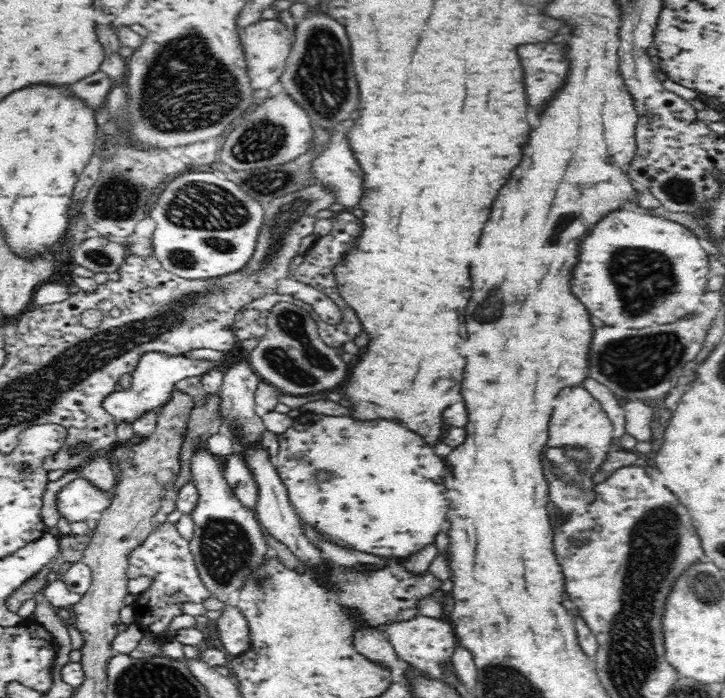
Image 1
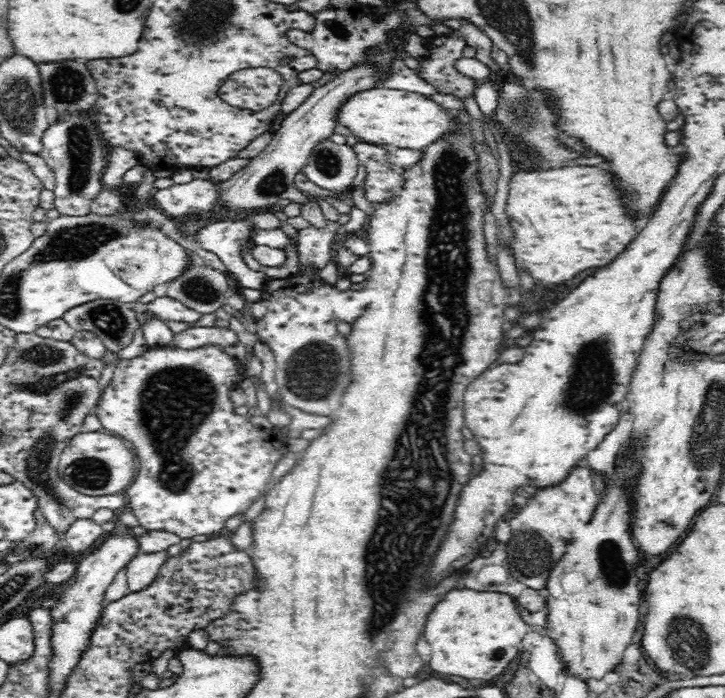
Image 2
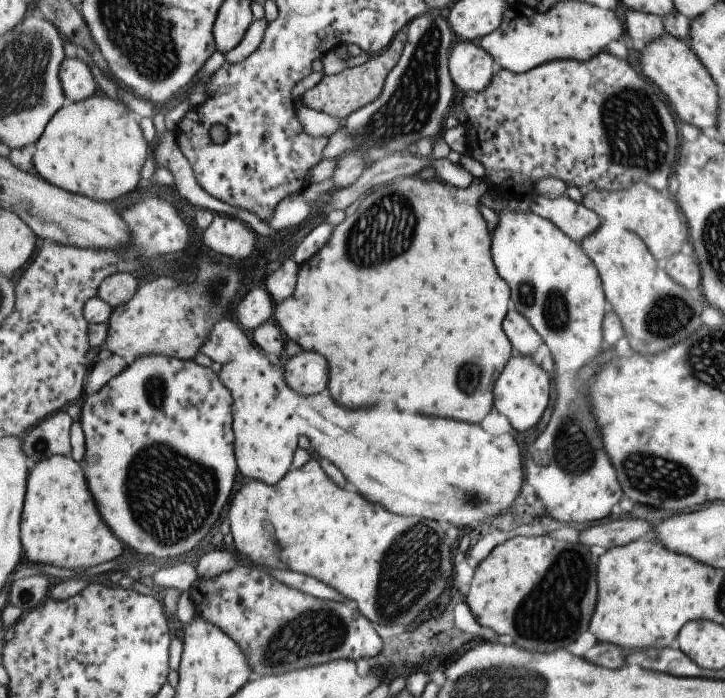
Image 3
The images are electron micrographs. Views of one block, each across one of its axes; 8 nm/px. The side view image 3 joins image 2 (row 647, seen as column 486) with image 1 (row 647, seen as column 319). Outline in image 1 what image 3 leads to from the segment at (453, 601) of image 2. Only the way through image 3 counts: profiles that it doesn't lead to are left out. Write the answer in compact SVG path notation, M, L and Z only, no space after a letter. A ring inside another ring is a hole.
M416 616L416 618L404 620L404 622L392 622L392 624L384 626L384 632L388 634L388 640L392 642L394 650L400 654L402 660L406 660L410 666L414 666L418 670L428 670L425 674L432 676L432 679L445 680L442 668L452 668L450 656L458 647L453 625L446 624L441 619Z

